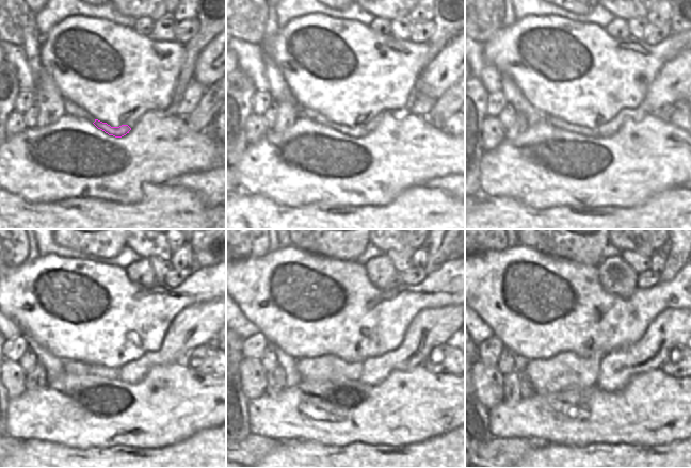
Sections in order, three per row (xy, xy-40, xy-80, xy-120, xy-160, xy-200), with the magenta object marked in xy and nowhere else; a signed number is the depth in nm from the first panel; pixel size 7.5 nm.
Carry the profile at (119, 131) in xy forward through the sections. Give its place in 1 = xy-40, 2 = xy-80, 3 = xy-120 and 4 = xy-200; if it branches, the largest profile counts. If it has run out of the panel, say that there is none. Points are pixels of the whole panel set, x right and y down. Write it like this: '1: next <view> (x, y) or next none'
1: next xy-40 (358, 131)
2: next xy-80 (585, 131)
3: next xy-120 (70, 367)
4: next xy-200 (563, 370)

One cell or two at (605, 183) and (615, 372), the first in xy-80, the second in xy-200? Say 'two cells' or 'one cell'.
two cells

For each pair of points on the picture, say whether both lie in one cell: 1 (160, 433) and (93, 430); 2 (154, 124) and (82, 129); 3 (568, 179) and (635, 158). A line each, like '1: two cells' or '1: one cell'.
1: one cell
2: one cell
3: one cell

